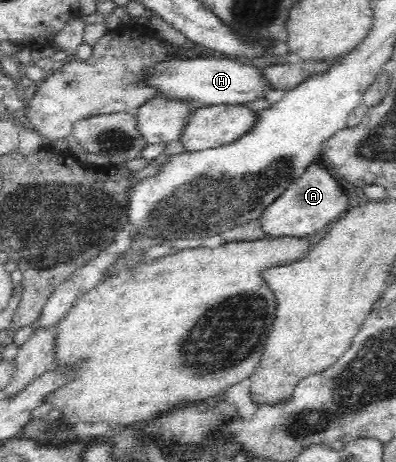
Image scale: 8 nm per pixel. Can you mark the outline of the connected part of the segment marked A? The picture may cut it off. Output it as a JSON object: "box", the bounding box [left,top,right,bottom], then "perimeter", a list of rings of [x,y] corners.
{"box":[260,154,349,237],"perimeter":[[[320,154],[313,158],[299,178],[293,178],[287,188],[263,210],[260,222],[267,236],[303,237],[316,234],[336,221],[349,208],[347,184],[334,174],[334,167]]]}

